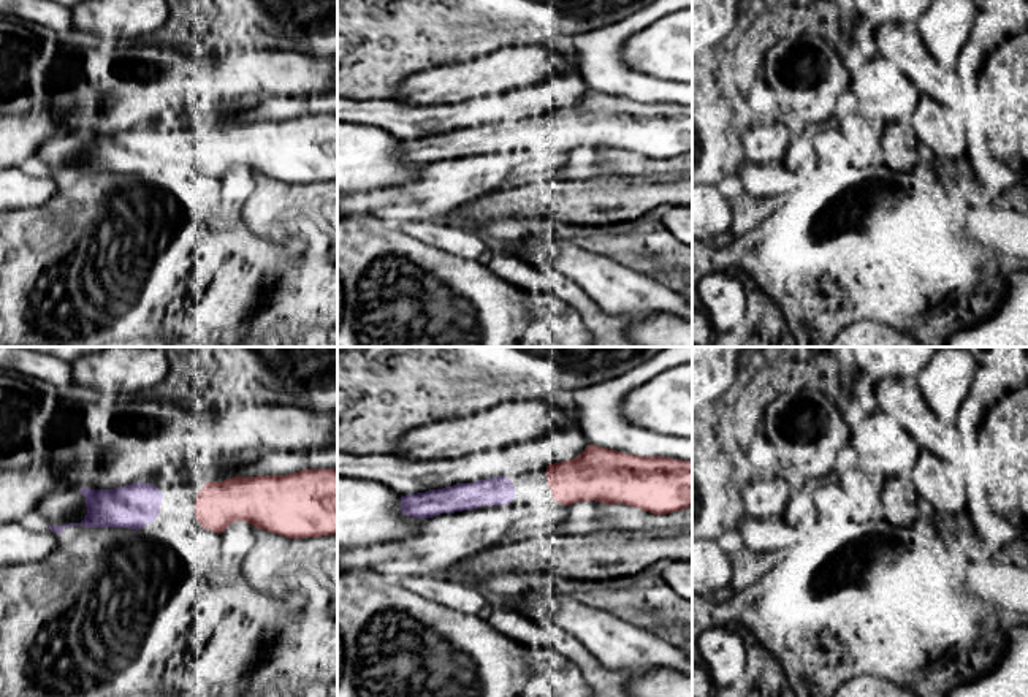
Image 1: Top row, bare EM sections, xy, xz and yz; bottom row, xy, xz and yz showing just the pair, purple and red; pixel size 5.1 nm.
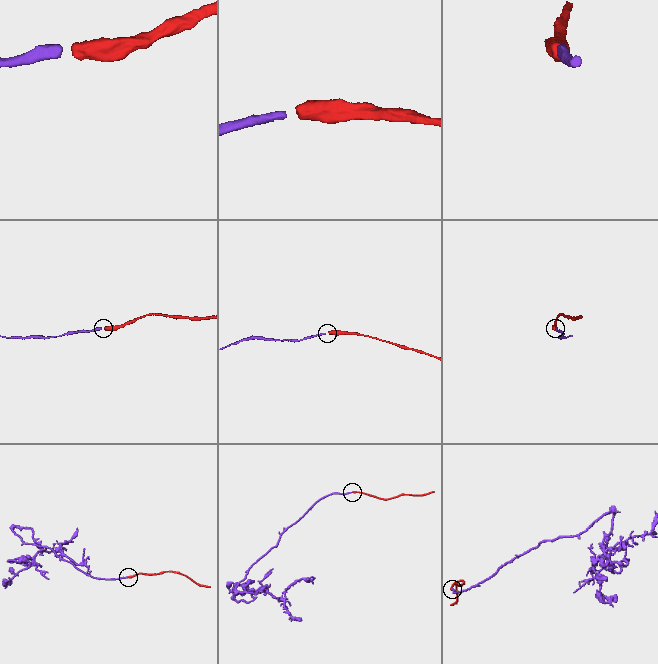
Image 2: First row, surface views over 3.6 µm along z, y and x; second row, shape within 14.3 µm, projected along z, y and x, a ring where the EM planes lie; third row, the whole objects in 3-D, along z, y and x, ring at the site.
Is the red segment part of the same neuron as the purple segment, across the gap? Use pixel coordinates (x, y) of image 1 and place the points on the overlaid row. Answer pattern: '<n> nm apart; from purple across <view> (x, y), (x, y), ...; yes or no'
170 nm apart; from purple across xy (162, 498), (195, 501); yes

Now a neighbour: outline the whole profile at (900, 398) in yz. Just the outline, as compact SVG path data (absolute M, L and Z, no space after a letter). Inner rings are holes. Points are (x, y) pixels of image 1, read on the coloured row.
M879 379L874 394L879 410L893 417L920 448L952 464L961 461L963 445L955 425L941 421L931 412L914 379Z

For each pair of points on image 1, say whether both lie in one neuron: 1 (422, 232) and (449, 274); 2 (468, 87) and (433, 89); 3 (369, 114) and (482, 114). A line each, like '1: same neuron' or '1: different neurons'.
1: different neurons
2: same neuron
3: same neuron

